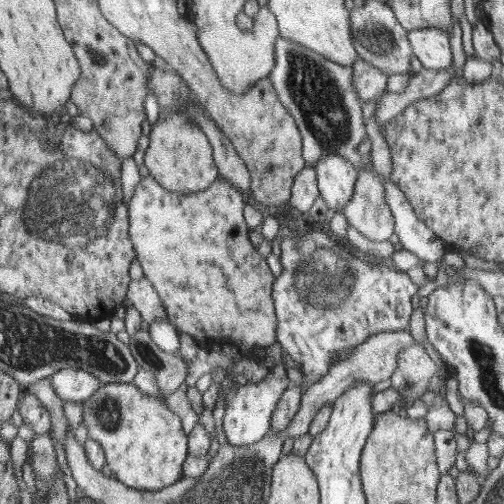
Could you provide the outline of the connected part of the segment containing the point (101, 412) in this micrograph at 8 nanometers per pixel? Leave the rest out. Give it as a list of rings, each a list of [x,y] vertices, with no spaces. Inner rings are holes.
[[[112,383],[112,384],[103,384],[100,390],[96,390],[92,397],[87,398],[82,401],[83,405],[83,422],[88,430],[87,436],[98,441],[100,445],[103,447],[103,450],[106,452],[106,462],[110,469],[113,471],[113,476],[117,478],[126,486],[144,491],[160,491],[161,489],[167,488],[168,486],[175,485],[176,483],[181,483],[184,478],[184,468],[183,465],[187,461],[187,458],[190,456],[189,452],[189,444],[188,437],[186,432],[182,429],[182,421],[180,417],[176,415],[172,410],[168,409],[165,400],[158,397],[152,397],[152,395],[144,394],[143,391],[139,389],[139,387],[134,386],[133,383]]]

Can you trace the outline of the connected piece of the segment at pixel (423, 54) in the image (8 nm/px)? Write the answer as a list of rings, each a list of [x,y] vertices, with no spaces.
[[[438,28],[410,31],[408,39],[413,54],[425,69],[444,70],[452,64],[448,32]]]

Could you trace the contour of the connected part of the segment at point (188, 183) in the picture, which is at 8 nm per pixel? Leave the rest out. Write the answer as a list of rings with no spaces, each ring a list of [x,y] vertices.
[[[161,114],[159,120],[152,124],[144,162],[152,178],[158,179],[168,191],[180,194],[201,193],[218,178],[214,147],[203,129],[186,116]]]

